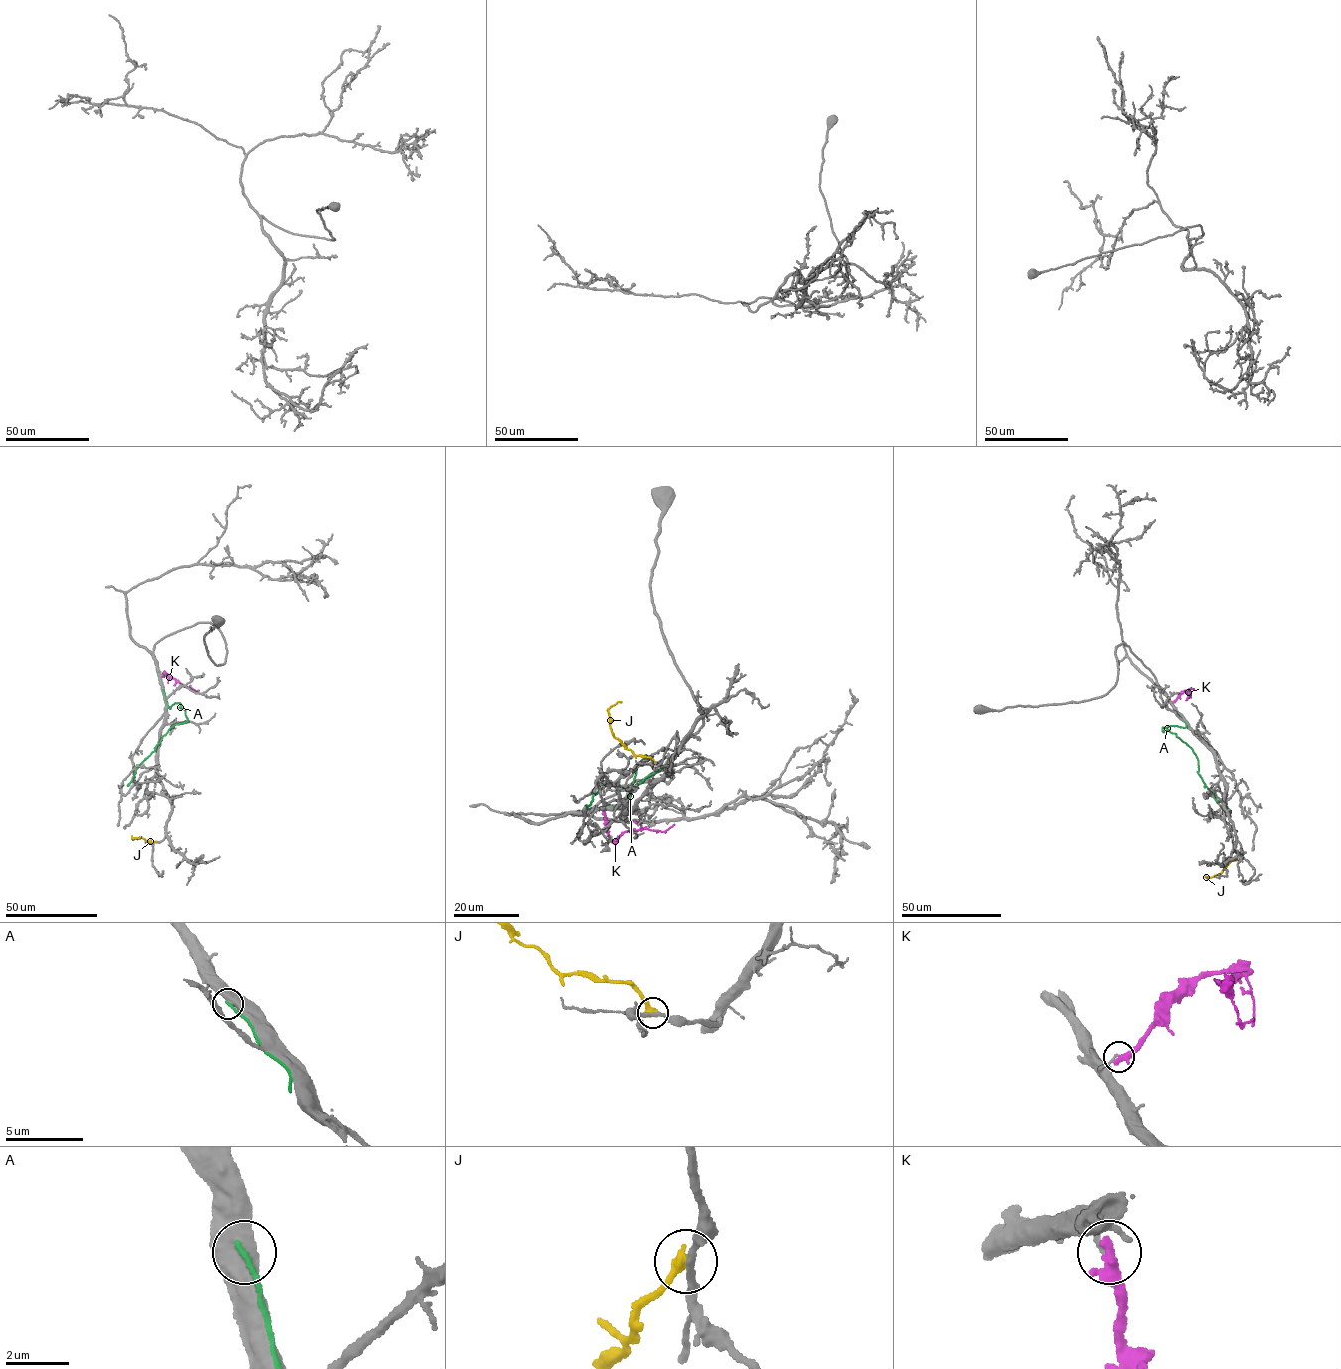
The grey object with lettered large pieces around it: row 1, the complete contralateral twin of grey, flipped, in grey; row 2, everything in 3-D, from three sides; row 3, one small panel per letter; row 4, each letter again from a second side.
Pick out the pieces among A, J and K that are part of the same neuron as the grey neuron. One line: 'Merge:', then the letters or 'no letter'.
Merge: no letter

